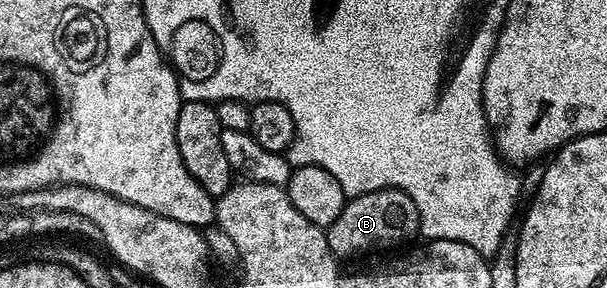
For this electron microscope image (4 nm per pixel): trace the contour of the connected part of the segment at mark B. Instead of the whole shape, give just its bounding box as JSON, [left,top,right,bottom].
[325,188,421,259]

